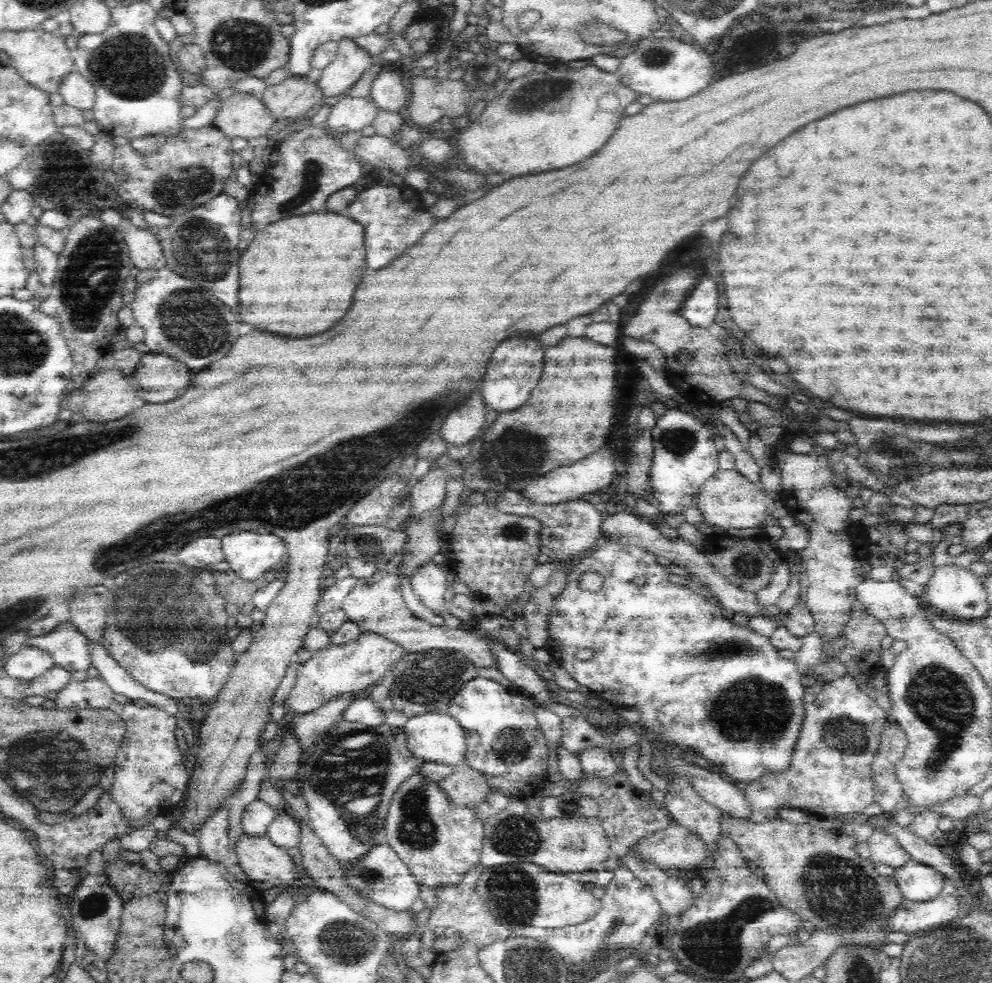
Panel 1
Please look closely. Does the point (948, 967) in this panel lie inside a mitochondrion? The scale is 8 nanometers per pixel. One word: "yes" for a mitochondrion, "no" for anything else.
yes

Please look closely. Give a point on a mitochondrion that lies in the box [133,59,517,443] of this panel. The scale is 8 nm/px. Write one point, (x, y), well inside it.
(196, 325)

